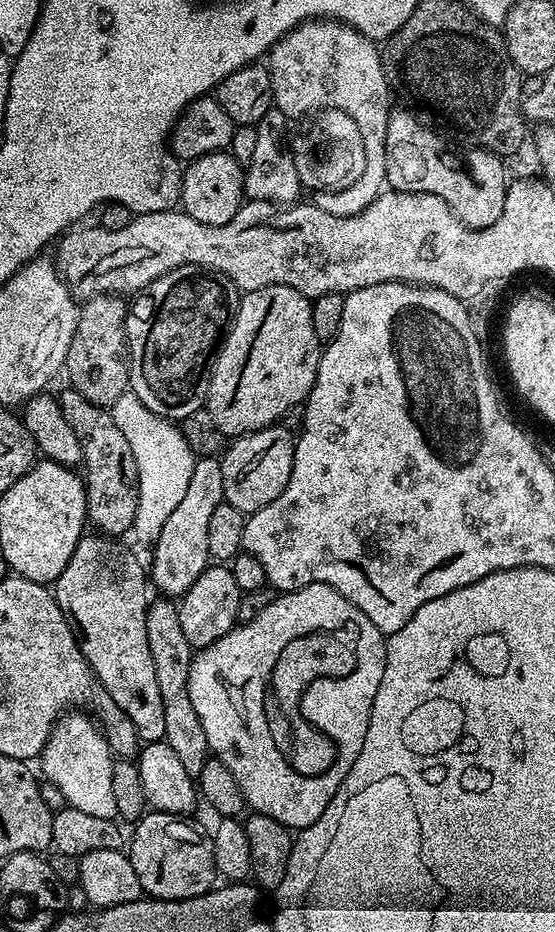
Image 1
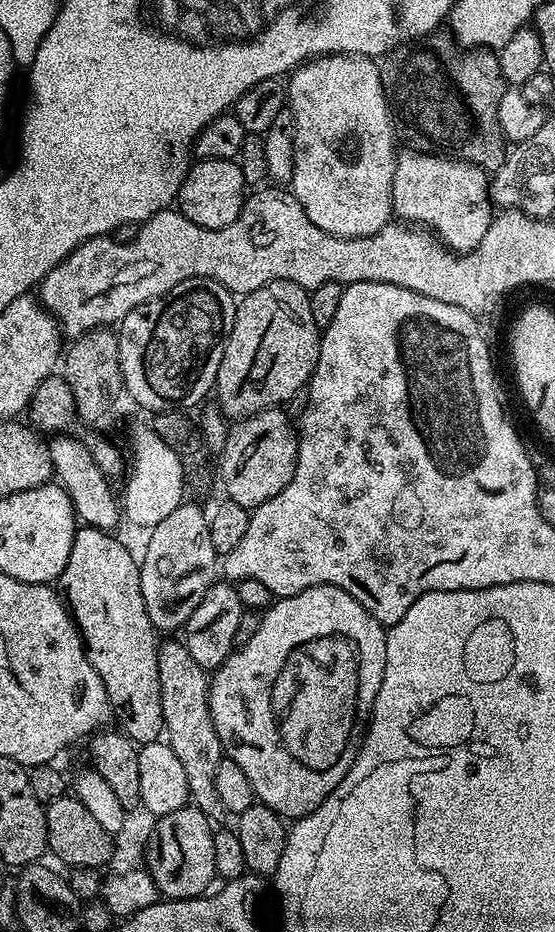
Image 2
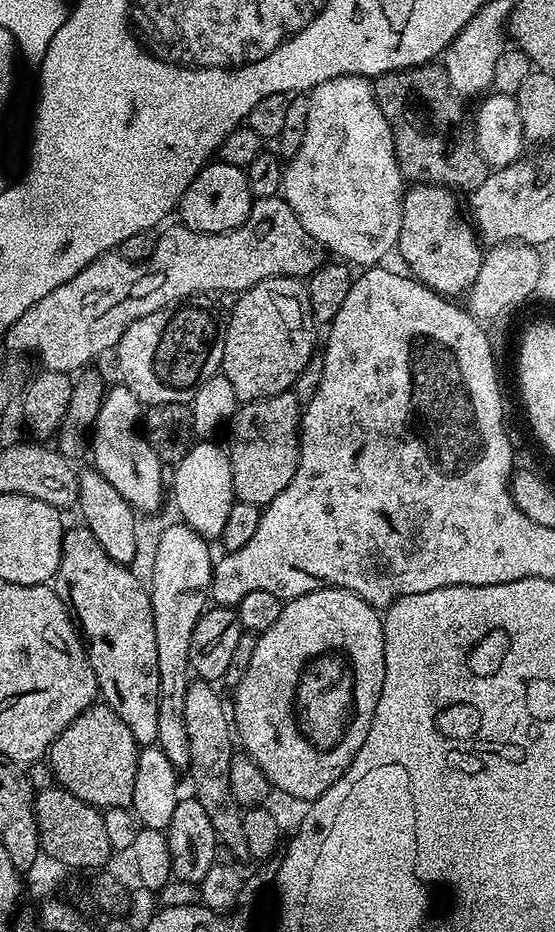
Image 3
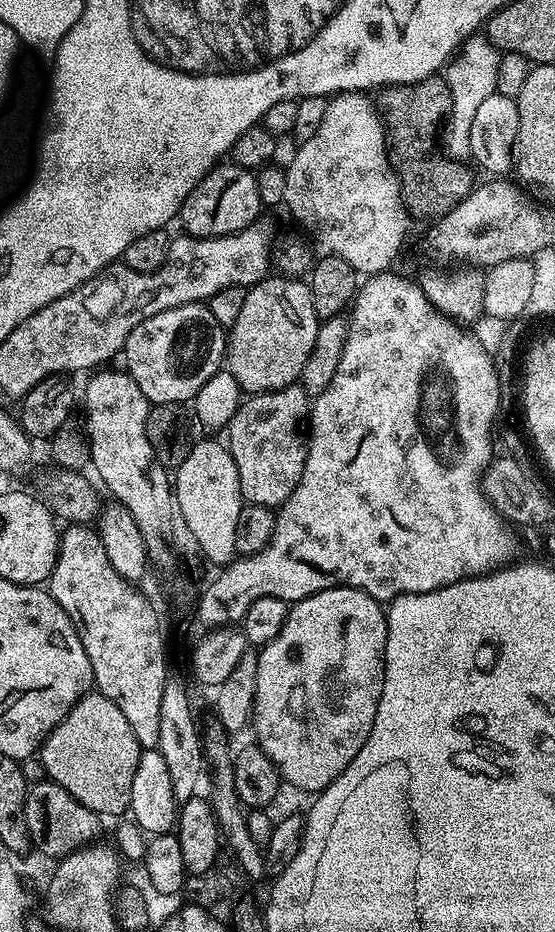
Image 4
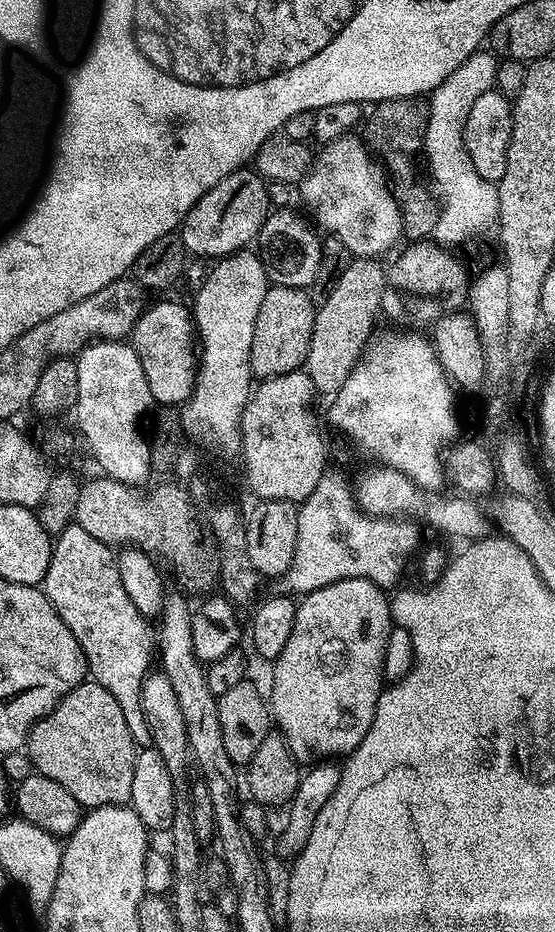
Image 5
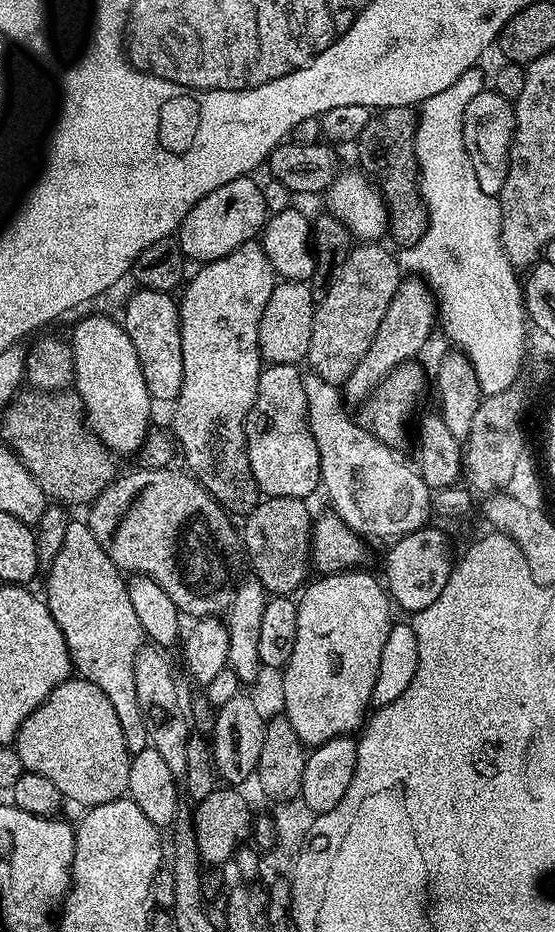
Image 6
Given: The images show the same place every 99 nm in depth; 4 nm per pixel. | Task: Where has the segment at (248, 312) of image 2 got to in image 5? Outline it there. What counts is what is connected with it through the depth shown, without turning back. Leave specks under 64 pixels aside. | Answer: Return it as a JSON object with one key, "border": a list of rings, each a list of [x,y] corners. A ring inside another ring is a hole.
{"border":[[[269,287],[262,298],[256,319],[252,321],[252,339],[248,345],[248,366],[253,377],[267,378],[297,371],[303,365],[310,346],[311,327],[317,309],[305,289]]]}

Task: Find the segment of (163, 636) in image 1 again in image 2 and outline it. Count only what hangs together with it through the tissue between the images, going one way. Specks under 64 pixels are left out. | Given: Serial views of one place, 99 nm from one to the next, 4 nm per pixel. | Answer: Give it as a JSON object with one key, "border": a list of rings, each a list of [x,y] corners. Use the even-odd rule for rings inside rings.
{"border":[[[168,638],[158,647],[158,682],[162,694],[163,735],[174,750],[182,771],[186,773],[186,786],[191,803],[208,815],[209,821],[225,819],[222,802],[218,802],[218,790],[214,787],[214,770],[222,759],[218,730],[214,730],[214,718],[210,718],[208,705],[209,673],[186,650],[183,639]]]}

